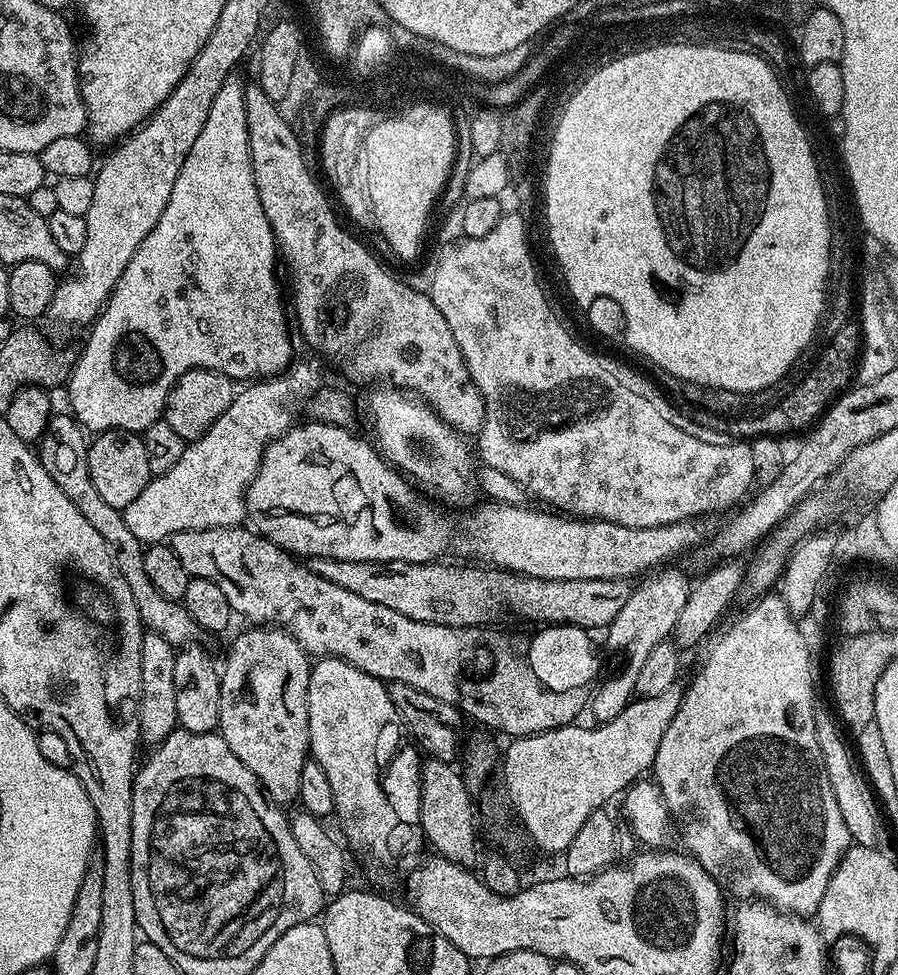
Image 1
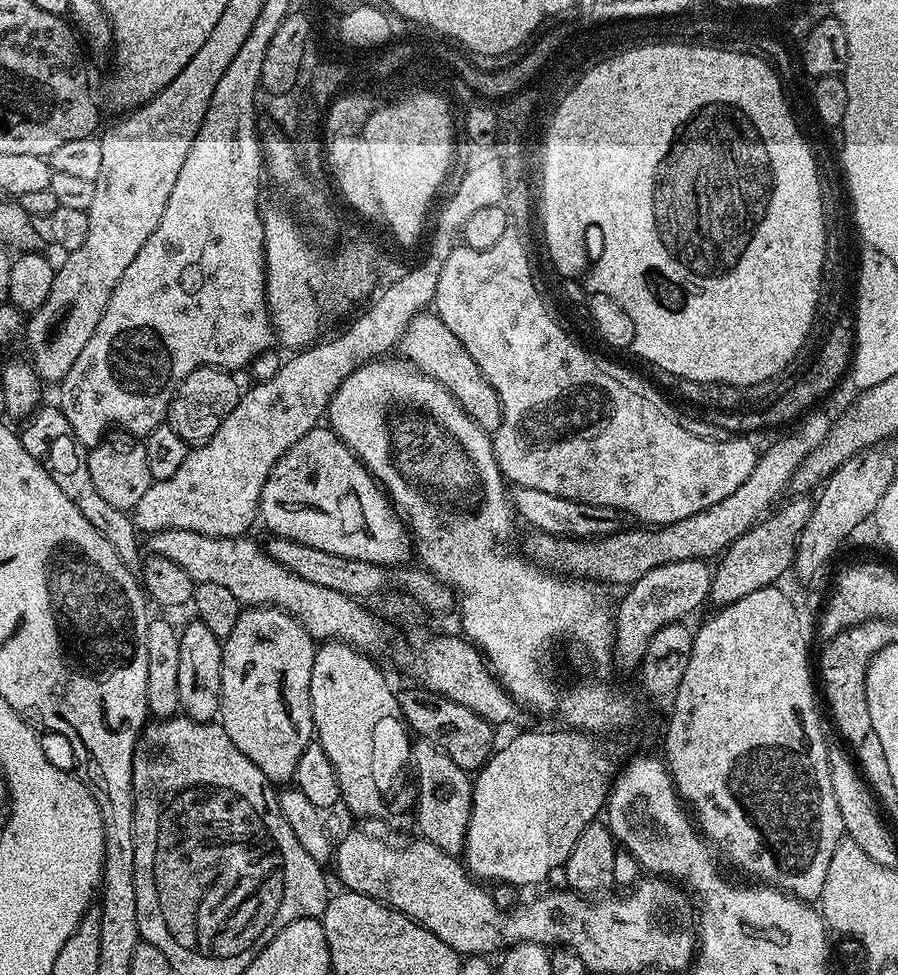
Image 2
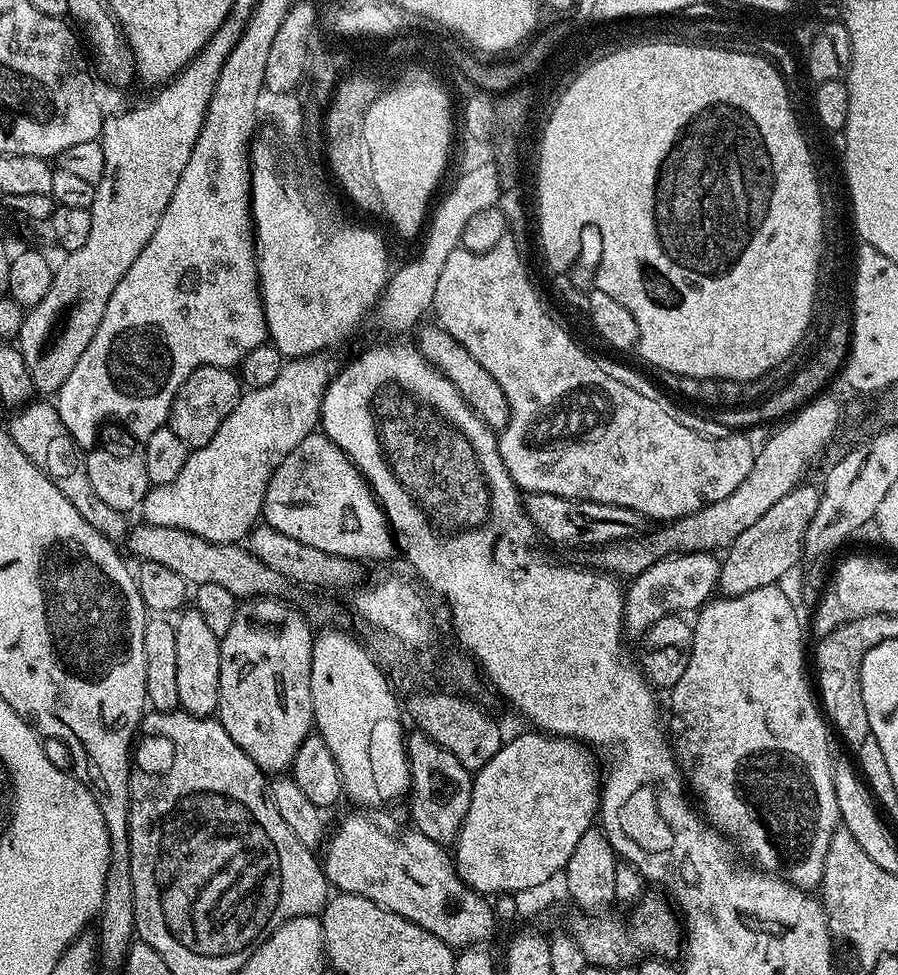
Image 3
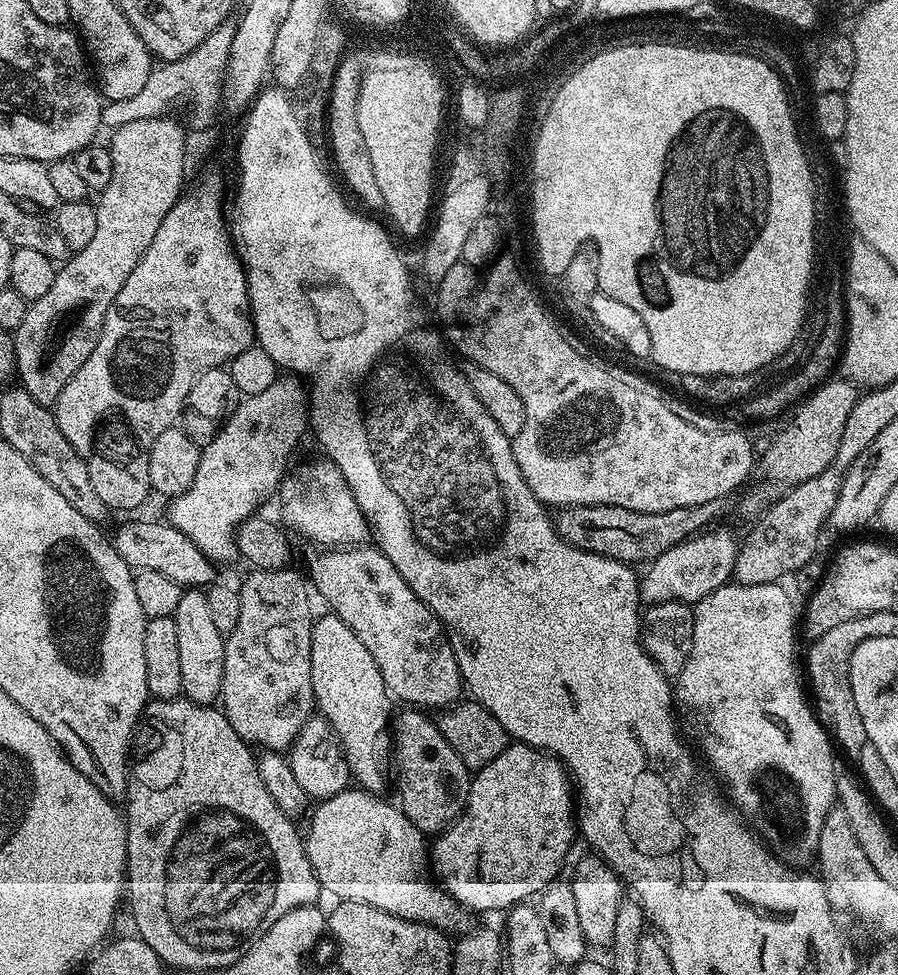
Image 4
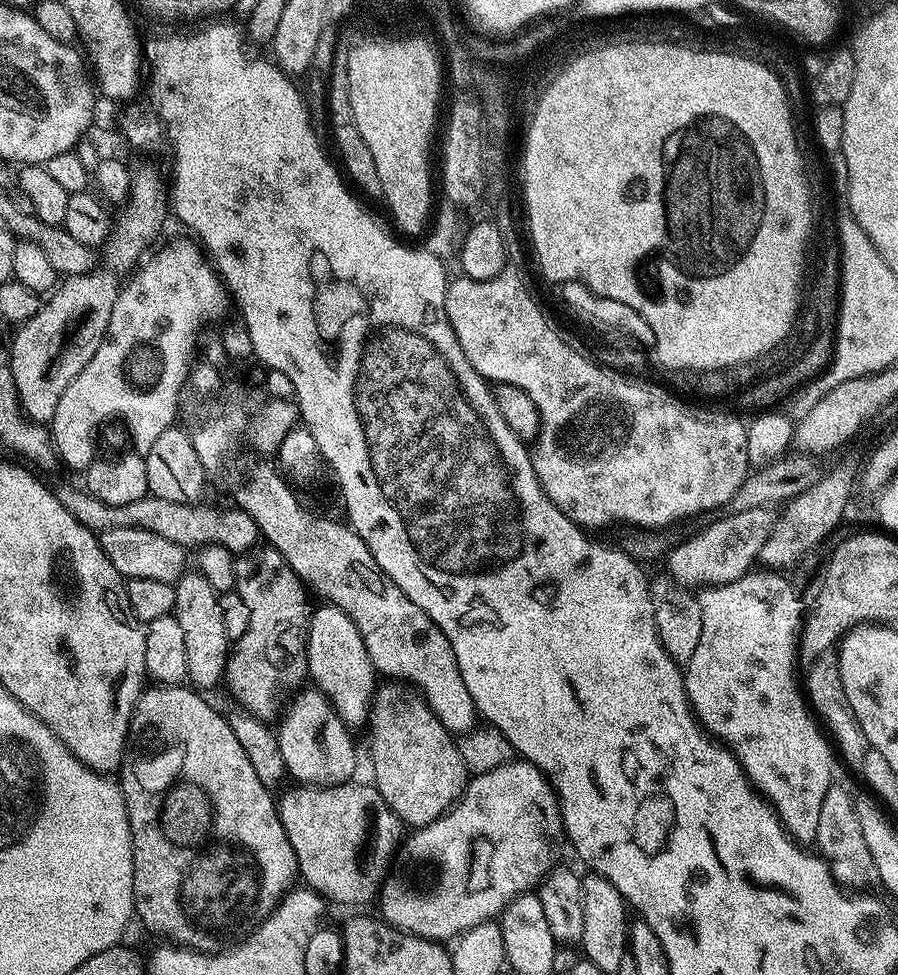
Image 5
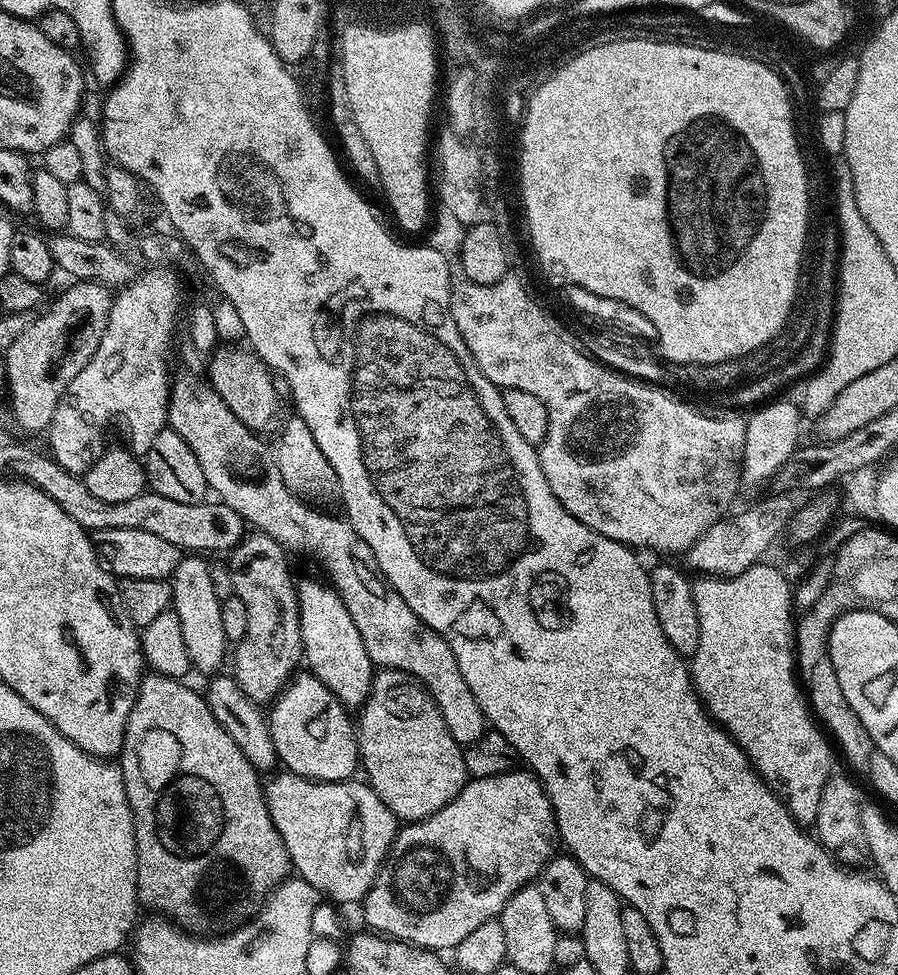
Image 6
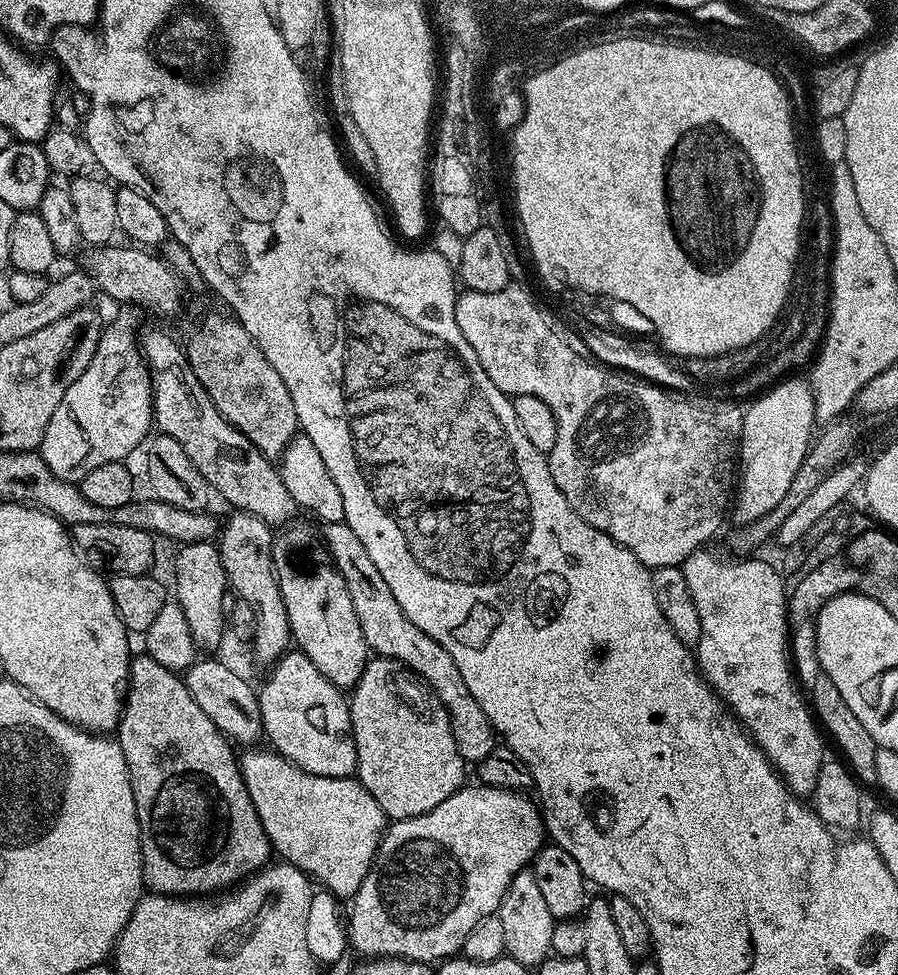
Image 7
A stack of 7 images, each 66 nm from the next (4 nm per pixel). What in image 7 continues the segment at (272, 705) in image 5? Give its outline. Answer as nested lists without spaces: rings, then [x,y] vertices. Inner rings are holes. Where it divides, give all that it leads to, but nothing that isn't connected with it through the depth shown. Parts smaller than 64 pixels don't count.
[[[239,510],[231,513],[228,521],[223,521],[218,534],[218,547],[222,566],[230,581],[230,588],[239,599],[250,602],[256,610],[256,632],[252,635],[250,647],[265,666],[271,666],[289,651],[293,643],[290,622],[286,614],[286,602],[282,600],[282,590],[278,586],[278,578],[272,561],[273,525],[267,524],[249,512]]]

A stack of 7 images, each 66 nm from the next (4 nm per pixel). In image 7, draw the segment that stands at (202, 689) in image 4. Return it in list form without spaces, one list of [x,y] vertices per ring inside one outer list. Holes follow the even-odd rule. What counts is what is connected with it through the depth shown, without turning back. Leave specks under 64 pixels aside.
[[[203,540],[185,544],[179,551],[176,556],[175,603],[182,606],[182,614],[186,614],[186,622],[190,622],[197,649],[216,648],[223,642],[224,632],[226,636],[224,595],[230,592],[230,581],[222,566],[219,547],[213,541]]]

